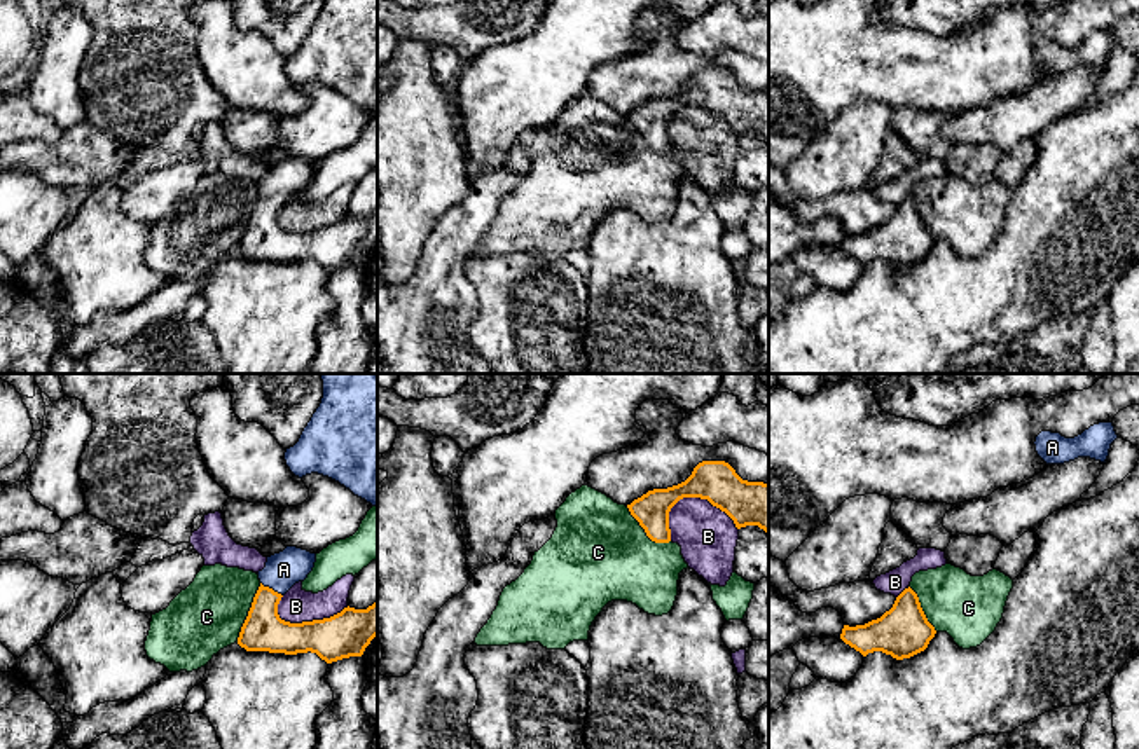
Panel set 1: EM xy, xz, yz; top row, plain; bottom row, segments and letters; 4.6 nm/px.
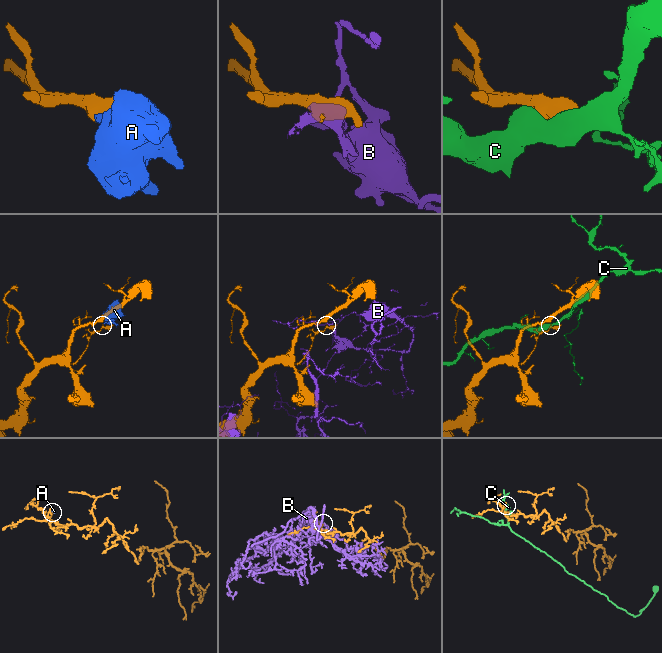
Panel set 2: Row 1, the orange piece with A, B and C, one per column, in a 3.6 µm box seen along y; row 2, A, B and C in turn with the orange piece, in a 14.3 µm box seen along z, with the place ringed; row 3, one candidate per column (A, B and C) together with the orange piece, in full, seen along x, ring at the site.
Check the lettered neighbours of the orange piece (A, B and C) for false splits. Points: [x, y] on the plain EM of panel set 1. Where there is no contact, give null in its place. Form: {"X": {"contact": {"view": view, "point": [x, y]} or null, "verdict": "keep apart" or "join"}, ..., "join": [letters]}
{"A": {"contact": {"view": "xy", "point": [271, 198]}, "verdict": "join"}, "B": {"contact": {"view": "xz", "point": [704, 107]}, "verdict": "keep apart"}, "C": {"contact": {"view": "xy", "point": [248, 222]}, "verdict": "keep apart"}, "join": ["A"]}

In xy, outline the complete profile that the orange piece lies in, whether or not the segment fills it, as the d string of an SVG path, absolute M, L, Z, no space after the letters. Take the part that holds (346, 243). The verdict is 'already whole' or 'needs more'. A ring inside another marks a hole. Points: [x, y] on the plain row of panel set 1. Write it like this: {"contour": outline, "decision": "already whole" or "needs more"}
{"contour": "M297 155L267 166L259 180L260 196L241 236L238 253L246 260L316 262L327 272L362 265L377 244L377 210L367 218L344 216L313 230L290 232L280 227L281 206L313 180L316 162Z", "decision": "needs more"}

